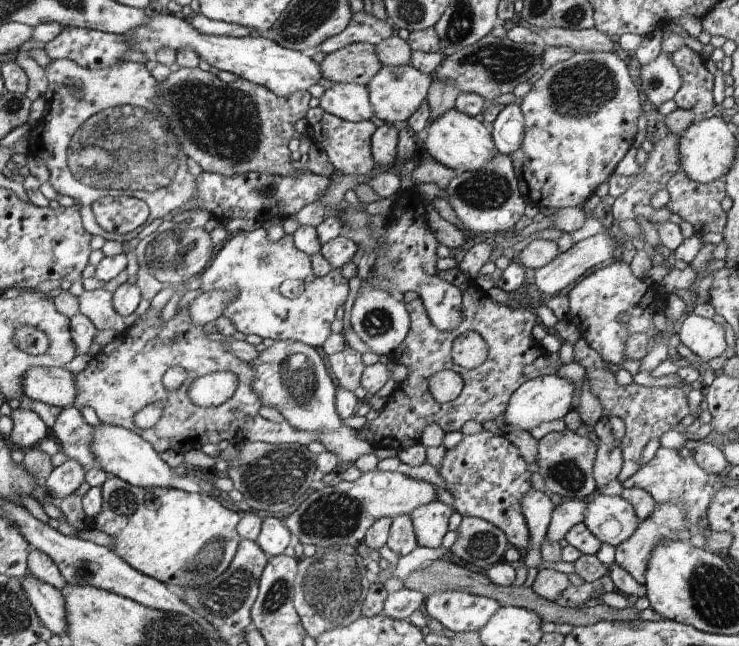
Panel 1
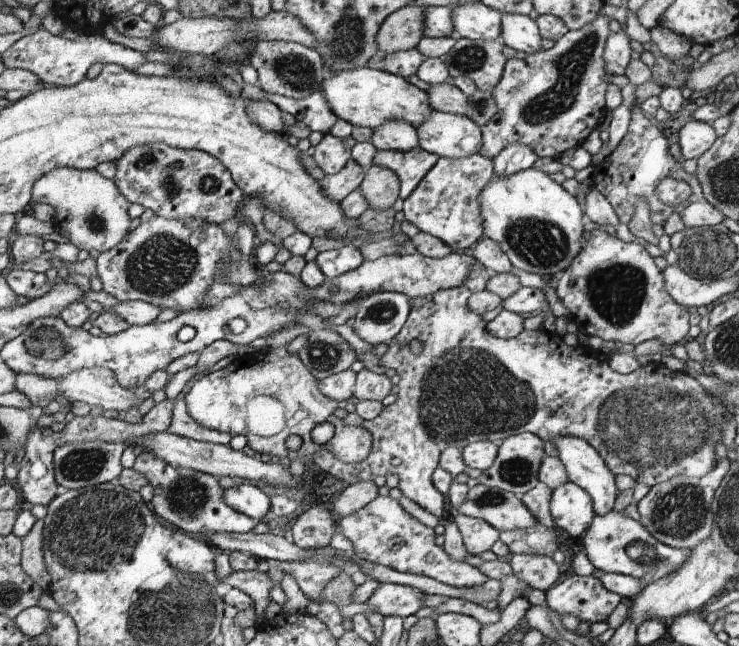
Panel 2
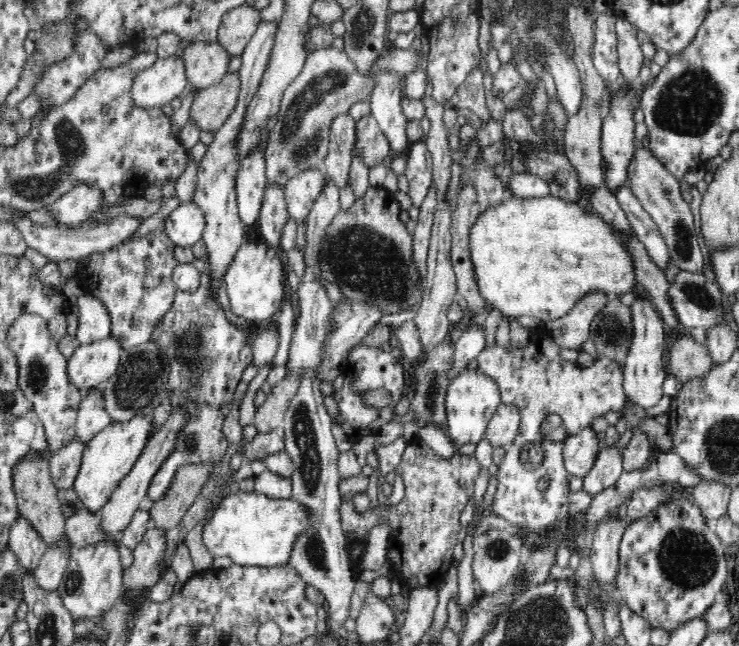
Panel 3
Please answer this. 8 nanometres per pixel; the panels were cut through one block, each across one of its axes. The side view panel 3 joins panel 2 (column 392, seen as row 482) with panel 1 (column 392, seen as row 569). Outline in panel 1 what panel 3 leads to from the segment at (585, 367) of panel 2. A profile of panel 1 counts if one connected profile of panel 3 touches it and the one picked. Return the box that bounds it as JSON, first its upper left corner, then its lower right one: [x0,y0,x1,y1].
[356,268,559,452]

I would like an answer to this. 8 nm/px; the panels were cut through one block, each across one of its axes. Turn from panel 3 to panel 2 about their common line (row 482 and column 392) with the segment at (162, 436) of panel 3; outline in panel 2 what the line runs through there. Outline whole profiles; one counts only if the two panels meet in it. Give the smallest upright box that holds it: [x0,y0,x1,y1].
[372,121,419,151]

